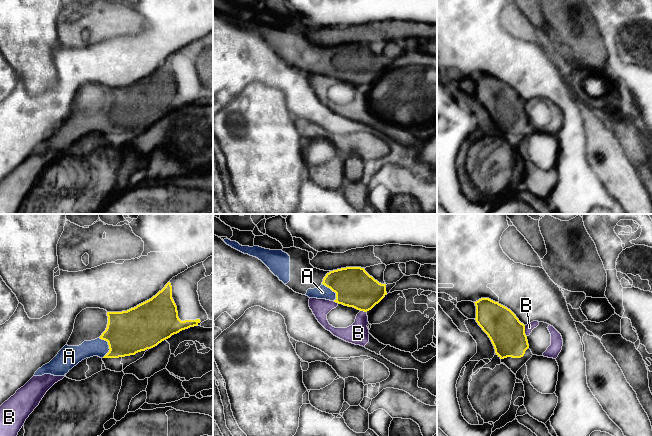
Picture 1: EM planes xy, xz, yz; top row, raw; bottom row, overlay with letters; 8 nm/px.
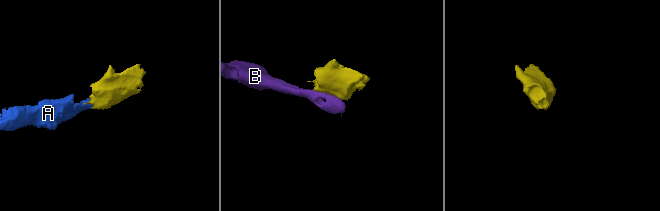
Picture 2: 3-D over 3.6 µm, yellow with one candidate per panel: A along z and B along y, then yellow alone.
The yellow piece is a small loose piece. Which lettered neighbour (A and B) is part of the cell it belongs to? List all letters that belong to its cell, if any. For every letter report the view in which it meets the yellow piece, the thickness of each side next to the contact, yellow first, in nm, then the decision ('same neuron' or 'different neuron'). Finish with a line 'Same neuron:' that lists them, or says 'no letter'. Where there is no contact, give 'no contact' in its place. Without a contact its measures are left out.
A: xy | 360/140 nm | same neuron
B: yz | 280/60 nm | different neuron
Same neuron: A

